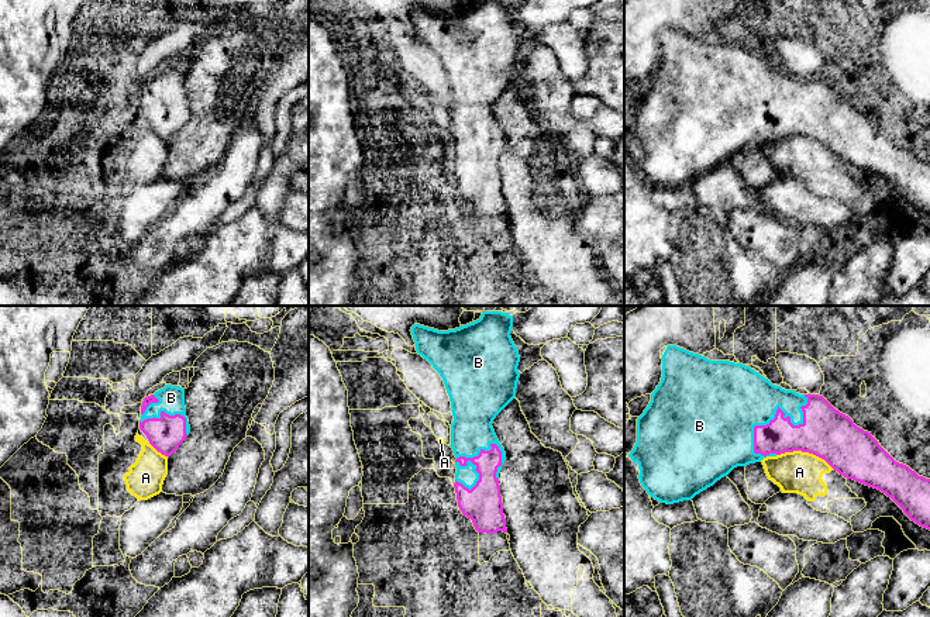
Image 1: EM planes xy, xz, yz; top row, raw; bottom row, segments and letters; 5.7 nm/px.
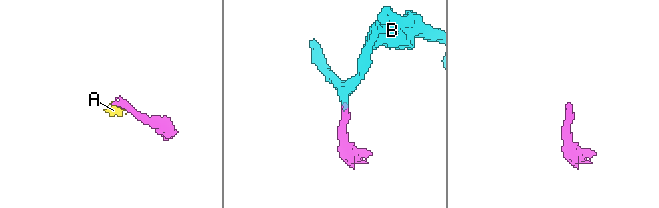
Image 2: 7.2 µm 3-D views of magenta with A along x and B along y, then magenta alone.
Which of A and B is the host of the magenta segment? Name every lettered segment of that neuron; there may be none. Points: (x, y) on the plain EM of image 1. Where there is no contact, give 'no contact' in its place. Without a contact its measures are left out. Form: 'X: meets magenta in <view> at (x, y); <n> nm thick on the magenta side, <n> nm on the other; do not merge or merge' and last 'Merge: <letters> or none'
A: meets magenta in yz at (805, 135); 280 nm thick on the magenta side, 240 nm on the other; do not merge
B: meets magenta in xz at (474, 148); 220 nm thick on the magenta side, 240 nm on the other; merge
Merge: B

